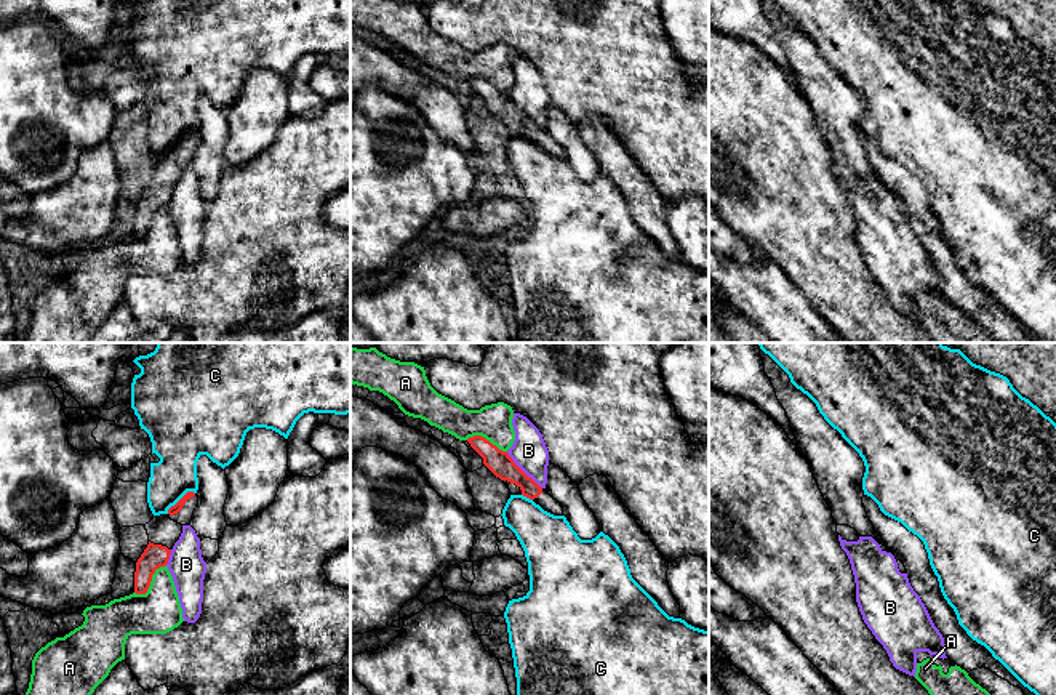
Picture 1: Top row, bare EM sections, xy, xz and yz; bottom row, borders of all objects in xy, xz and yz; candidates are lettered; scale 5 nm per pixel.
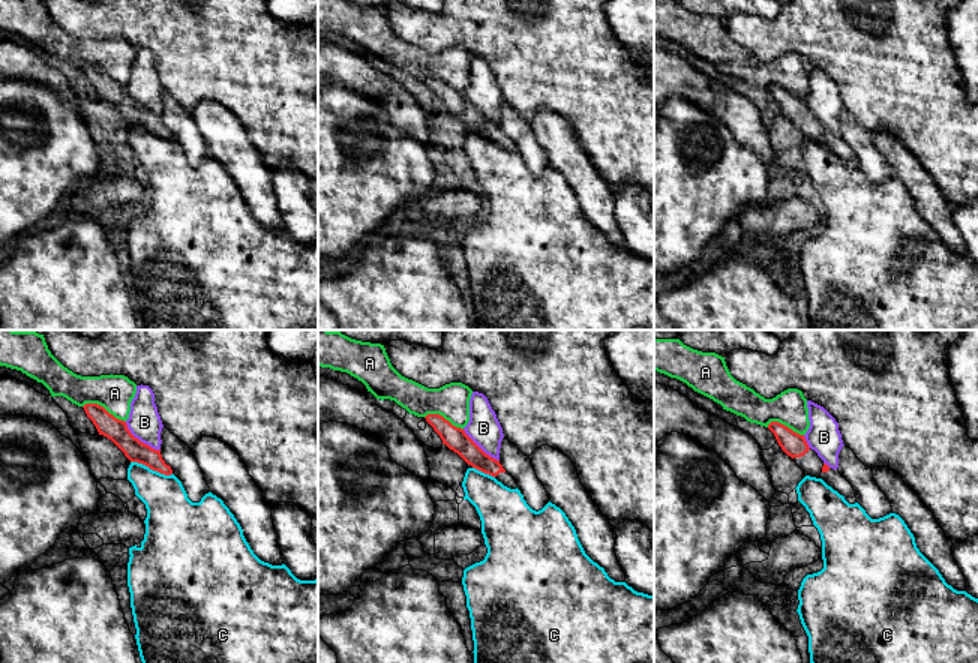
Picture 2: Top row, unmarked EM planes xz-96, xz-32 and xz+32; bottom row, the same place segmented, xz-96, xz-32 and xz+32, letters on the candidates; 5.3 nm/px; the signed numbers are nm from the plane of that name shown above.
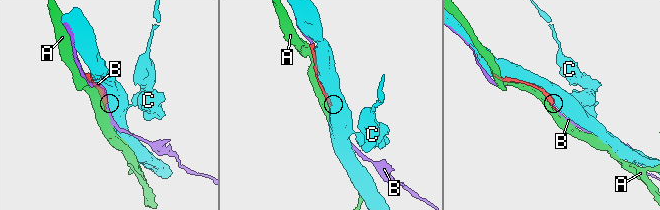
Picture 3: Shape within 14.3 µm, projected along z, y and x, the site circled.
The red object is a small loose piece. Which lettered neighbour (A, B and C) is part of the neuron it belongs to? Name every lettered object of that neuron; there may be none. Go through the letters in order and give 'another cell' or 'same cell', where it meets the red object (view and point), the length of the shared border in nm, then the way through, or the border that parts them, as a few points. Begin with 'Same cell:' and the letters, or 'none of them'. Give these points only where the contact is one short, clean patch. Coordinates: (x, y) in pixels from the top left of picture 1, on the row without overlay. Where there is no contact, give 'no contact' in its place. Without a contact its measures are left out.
Same cell: none of them
A: another cell; meets red in xy at (151, 221); contact 220 nm long
B: another cell; meets red in xz at (522, 112); contact 260 nm long
C: another cell; meets red in xy at (181, 140); contact 180 nm long

